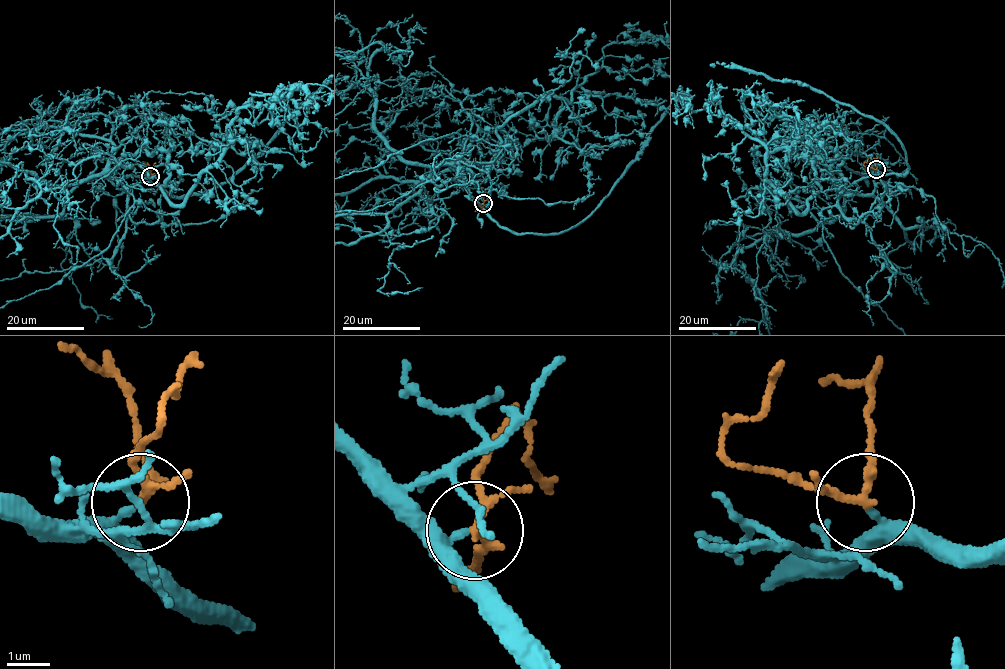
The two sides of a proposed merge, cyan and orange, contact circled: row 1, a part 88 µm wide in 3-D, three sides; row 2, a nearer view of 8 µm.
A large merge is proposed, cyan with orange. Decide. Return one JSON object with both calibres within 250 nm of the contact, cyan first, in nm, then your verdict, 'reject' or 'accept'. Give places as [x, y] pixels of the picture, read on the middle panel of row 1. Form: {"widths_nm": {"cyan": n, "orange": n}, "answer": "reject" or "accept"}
{"widths_nm": {"cyan": 180, "orange": 170}, "answer": "accept"}

